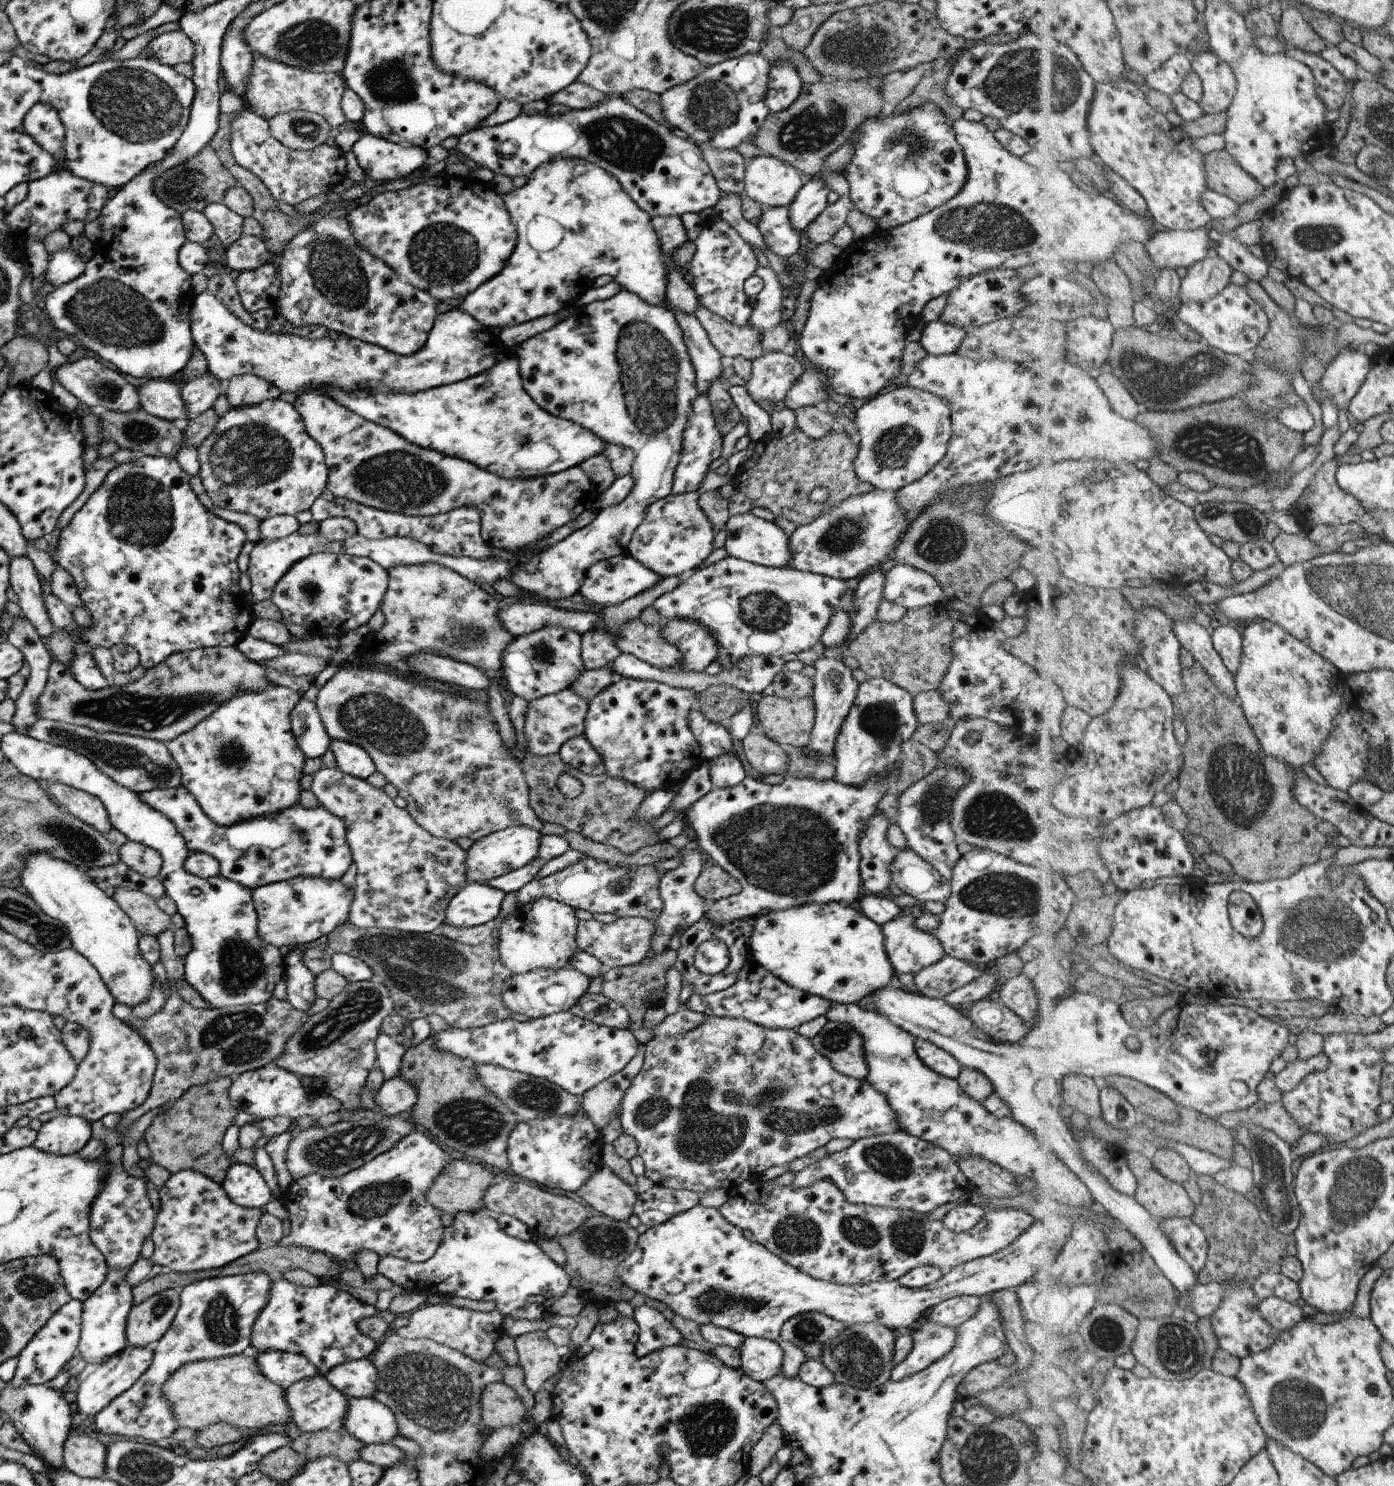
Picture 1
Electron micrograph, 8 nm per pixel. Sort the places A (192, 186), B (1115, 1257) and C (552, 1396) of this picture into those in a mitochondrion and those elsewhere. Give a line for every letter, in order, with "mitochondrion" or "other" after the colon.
A: mitochondrion
B: other
C: other

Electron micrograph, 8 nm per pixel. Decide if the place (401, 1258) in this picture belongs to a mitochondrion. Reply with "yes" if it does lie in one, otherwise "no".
no

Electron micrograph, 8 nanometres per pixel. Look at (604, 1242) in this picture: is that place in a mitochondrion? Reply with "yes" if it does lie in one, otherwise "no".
yes

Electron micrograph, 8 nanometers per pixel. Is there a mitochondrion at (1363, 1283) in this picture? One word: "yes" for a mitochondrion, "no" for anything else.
no

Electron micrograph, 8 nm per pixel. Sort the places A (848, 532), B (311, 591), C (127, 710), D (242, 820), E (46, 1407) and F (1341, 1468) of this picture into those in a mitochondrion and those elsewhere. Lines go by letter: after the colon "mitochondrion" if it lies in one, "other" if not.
A: mitochondrion
B: mitochondrion
C: mitochondrion
D: other
E: other
F: other

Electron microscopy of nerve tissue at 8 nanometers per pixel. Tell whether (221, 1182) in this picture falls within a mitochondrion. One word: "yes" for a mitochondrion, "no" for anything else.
no

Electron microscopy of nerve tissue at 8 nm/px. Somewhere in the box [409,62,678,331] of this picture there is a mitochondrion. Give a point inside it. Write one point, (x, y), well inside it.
(619, 141)

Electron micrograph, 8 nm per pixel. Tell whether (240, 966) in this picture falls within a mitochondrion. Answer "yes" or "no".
yes

